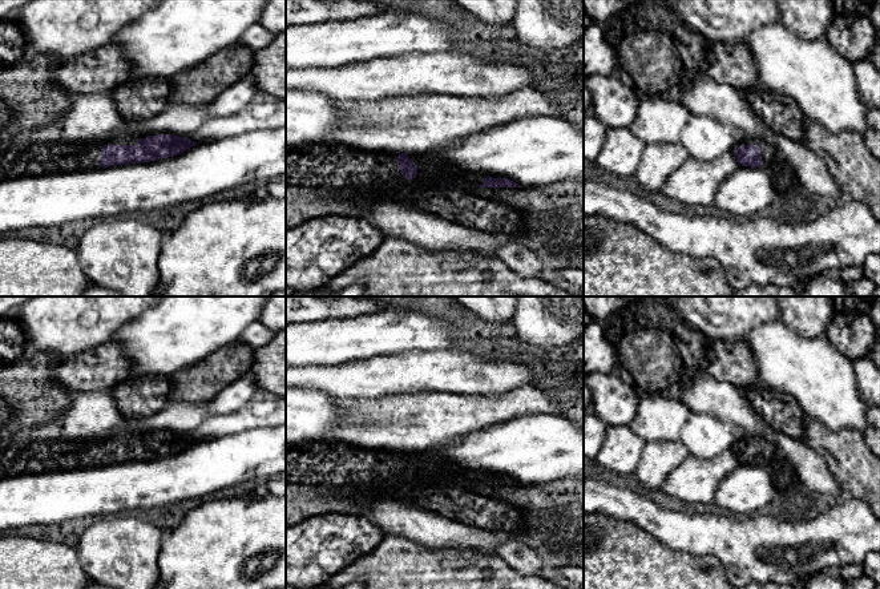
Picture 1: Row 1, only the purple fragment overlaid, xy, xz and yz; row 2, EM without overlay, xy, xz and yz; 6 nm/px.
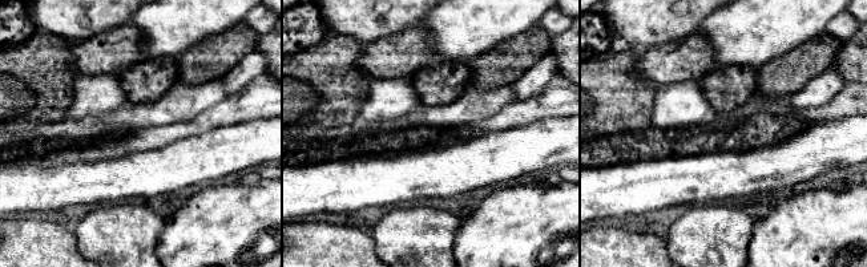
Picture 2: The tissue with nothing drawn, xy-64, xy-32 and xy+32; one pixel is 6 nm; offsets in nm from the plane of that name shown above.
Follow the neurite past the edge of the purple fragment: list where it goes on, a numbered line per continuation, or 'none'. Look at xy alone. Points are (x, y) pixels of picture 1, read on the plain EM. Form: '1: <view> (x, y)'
1: xy (84, 455)

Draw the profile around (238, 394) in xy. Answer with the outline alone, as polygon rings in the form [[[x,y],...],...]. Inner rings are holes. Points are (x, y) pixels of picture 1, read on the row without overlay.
[[[249,371],[210,400],[209,416],[229,415],[238,411],[253,399],[257,391],[258,387],[254,374],[253,371]]]

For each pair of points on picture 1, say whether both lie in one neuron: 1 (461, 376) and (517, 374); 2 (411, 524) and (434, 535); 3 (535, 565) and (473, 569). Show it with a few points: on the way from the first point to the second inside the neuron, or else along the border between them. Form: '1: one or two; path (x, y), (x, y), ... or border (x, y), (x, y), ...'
1: one; path (475, 375), (504, 375)
2: one; path (416, 524), (428, 529)
3: two; border (497, 553), (517, 571), (537, 575)

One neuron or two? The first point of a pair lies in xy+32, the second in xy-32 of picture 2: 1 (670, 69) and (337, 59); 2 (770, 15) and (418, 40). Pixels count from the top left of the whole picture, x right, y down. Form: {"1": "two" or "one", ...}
{"1": "two", "2": "two"}

